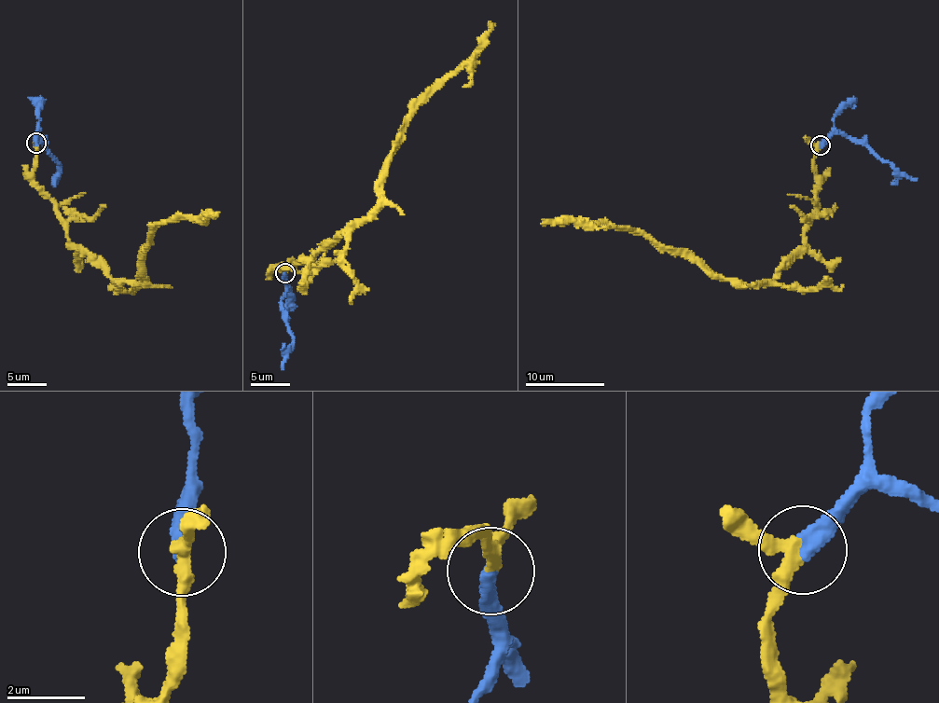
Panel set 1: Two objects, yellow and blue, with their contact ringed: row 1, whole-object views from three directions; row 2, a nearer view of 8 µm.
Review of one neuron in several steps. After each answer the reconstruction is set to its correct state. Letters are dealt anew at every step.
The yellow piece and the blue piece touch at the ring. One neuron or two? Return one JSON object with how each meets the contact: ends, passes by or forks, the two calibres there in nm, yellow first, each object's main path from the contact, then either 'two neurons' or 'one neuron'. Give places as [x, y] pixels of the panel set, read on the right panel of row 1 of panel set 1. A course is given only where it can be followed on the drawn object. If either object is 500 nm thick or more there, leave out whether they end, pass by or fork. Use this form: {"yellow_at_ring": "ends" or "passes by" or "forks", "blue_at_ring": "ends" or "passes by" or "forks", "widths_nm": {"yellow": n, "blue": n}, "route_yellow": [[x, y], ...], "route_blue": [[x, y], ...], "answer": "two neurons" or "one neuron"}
{"yellow_at_ring": "passes by", "blue_at_ring": "ends", "widths_nm": {"yellow": 360, "blue": 460}, "route_yellow": [[820, 145], [815, 215], [794, 259], [766, 282], [711, 279], [639, 232], [541, 224]], "route_blue": [[820, 145], [834, 133], [863, 140], [880, 158], [917, 180]], "answer": "one neuron"}

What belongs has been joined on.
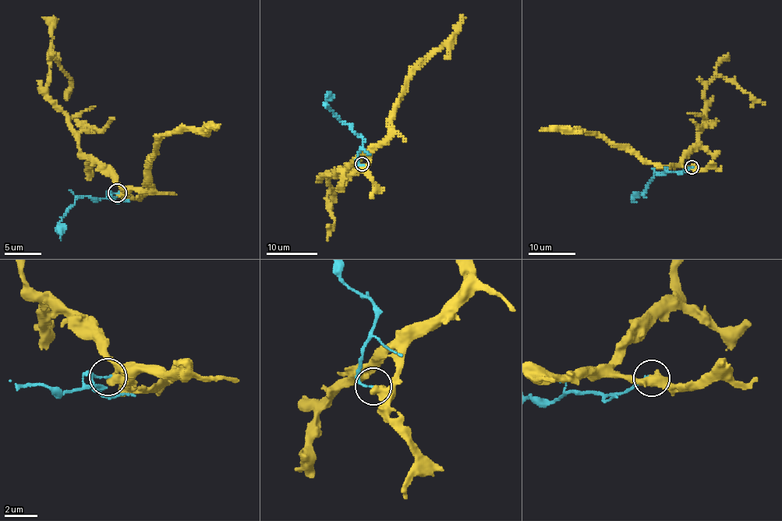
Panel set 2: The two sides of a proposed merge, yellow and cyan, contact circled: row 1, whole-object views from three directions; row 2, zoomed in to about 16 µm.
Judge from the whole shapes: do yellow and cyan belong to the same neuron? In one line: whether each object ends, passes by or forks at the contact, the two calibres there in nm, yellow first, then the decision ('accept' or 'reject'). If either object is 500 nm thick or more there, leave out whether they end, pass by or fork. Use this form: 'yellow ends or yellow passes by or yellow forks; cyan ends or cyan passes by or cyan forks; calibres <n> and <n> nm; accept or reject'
calibres 550 and 130 nm; reject

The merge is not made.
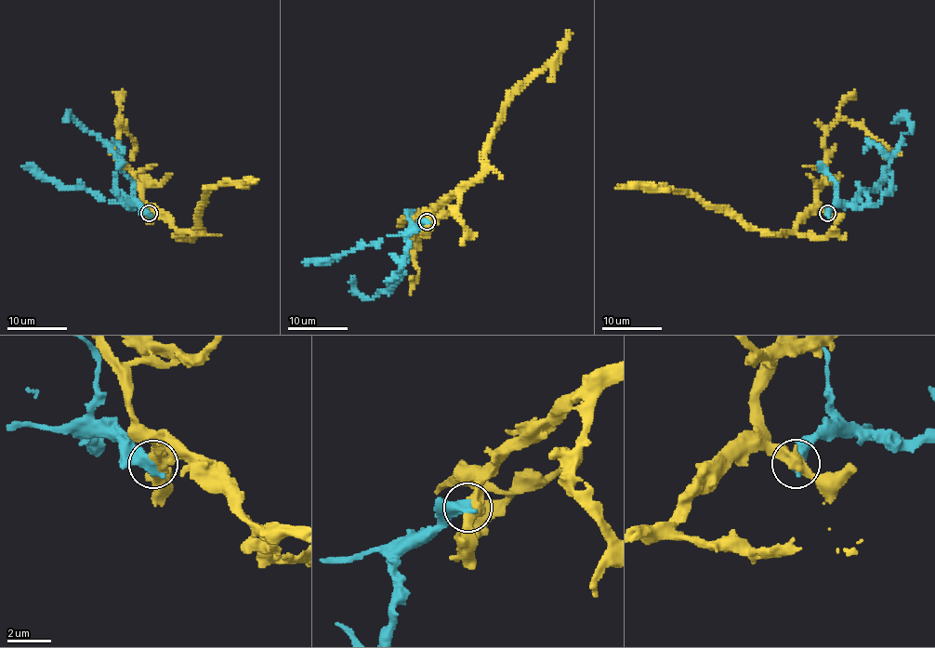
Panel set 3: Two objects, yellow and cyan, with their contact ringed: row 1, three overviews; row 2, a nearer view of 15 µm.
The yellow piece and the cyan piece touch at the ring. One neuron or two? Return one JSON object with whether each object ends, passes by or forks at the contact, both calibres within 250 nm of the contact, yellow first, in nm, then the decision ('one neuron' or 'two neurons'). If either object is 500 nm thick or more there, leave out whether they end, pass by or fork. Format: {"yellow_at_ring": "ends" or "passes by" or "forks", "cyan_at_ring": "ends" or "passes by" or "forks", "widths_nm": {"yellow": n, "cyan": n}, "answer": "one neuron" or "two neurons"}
{"widths_nm": {"yellow": 500, "cyan": 550}, "answer": "two neurons"}

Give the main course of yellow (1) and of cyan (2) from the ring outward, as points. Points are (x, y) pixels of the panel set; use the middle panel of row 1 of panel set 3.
1: (427, 221), (456, 189), (467, 187), (483, 169), (485, 148), (501, 111), (559, 54), (569, 31)
2: (427, 221), (408, 236), (403, 263), (390, 281), (397, 280), (387, 290), (362, 298), (351, 275)

